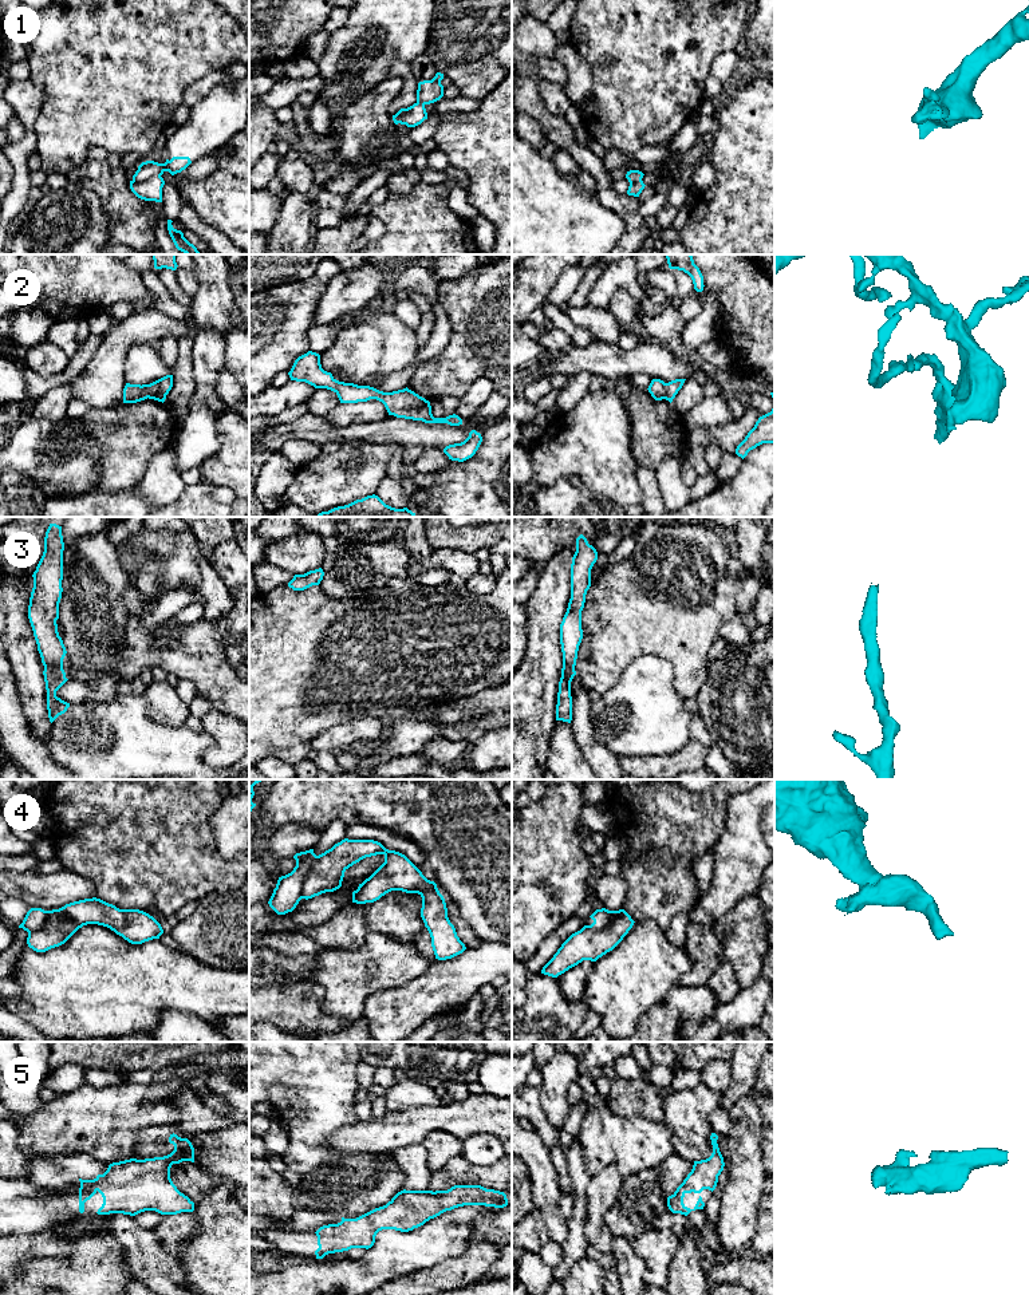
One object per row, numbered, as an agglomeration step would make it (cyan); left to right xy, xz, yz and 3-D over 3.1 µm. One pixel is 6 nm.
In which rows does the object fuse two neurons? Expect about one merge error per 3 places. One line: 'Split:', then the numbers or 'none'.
Split: 1, 4

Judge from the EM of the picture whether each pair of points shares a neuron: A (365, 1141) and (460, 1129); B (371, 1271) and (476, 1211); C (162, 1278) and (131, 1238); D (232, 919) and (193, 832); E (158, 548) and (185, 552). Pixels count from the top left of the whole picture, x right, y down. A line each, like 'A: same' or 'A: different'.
A: same
B: same
C: same
D: different
E: different

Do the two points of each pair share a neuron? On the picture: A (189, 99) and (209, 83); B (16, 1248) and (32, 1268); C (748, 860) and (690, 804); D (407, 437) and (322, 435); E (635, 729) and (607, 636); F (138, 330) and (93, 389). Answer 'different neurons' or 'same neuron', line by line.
A: same neuron
B: different neurons
C: different neurons
D: same neuron
E: different neurons
F: same neuron

